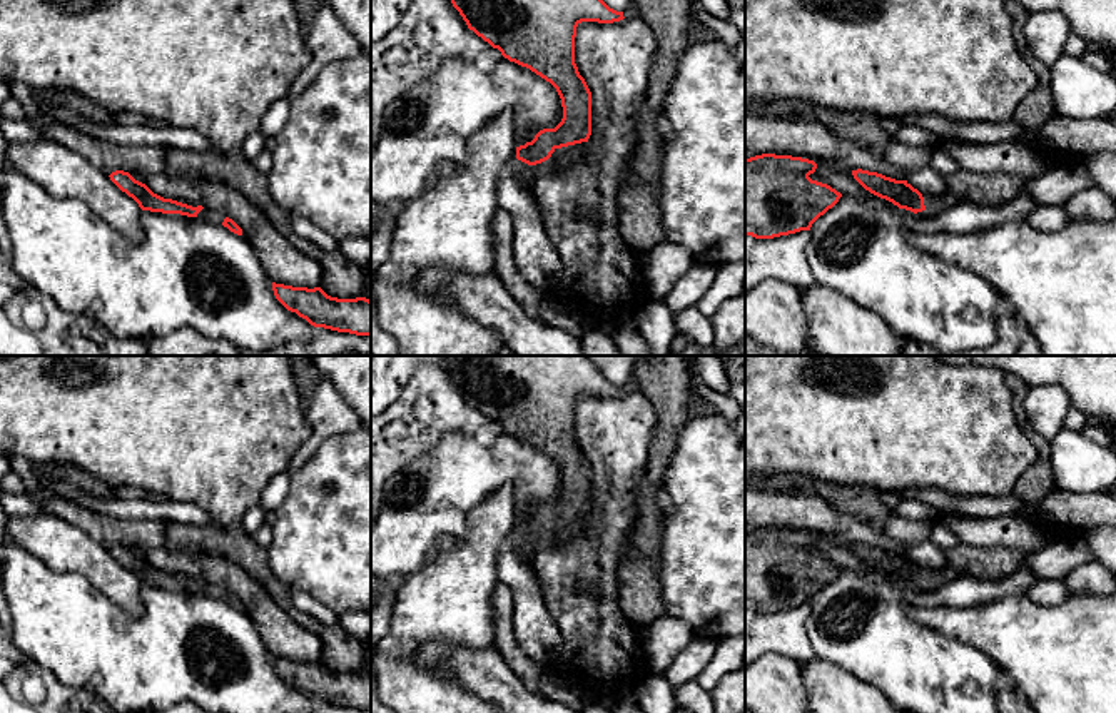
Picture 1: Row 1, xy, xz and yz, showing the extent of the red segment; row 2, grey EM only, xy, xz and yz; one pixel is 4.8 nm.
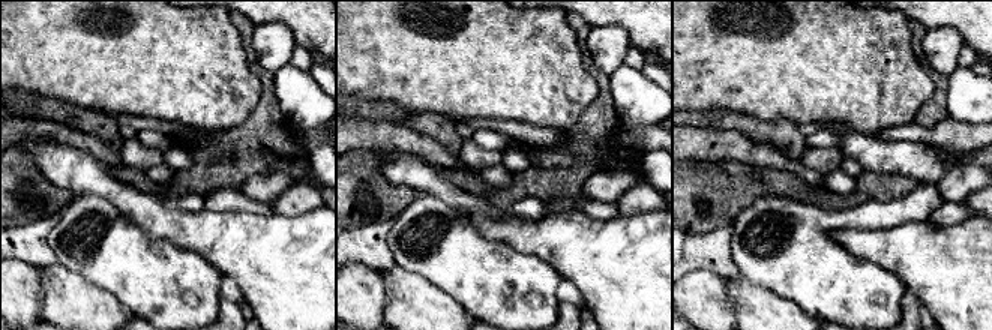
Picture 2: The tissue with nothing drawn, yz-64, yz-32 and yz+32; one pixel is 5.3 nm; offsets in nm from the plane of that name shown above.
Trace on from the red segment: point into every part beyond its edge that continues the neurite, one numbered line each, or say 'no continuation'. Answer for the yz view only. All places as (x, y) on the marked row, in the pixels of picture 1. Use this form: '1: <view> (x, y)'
1: yz (964, 186)

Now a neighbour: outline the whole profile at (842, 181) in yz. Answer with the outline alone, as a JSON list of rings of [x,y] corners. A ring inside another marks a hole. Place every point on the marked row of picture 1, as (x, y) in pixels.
[[[814,160],[817,169],[809,177],[822,182],[840,192],[842,195],[854,197],[874,209],[899,209],[892,202],[880,199],[865,190],[852,175],[852,170],[840,169],[835,164],[825,160]]]

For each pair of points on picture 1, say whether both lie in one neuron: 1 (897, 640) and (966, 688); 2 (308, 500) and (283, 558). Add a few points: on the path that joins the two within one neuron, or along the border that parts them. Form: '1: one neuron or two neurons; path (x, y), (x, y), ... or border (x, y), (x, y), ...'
1: one neuron; path (914, 657), (934, 677), (949, 682)
2: one neuron; path (308, 515), (308, 533), (298, 543)

